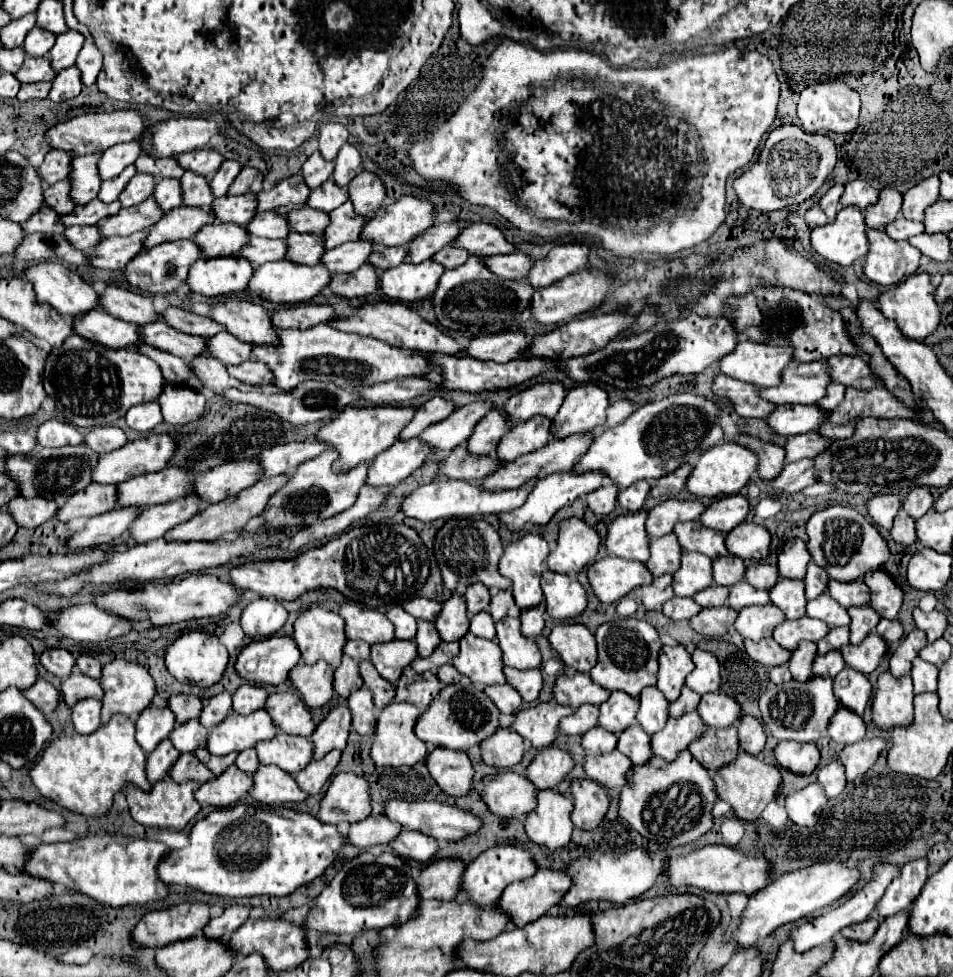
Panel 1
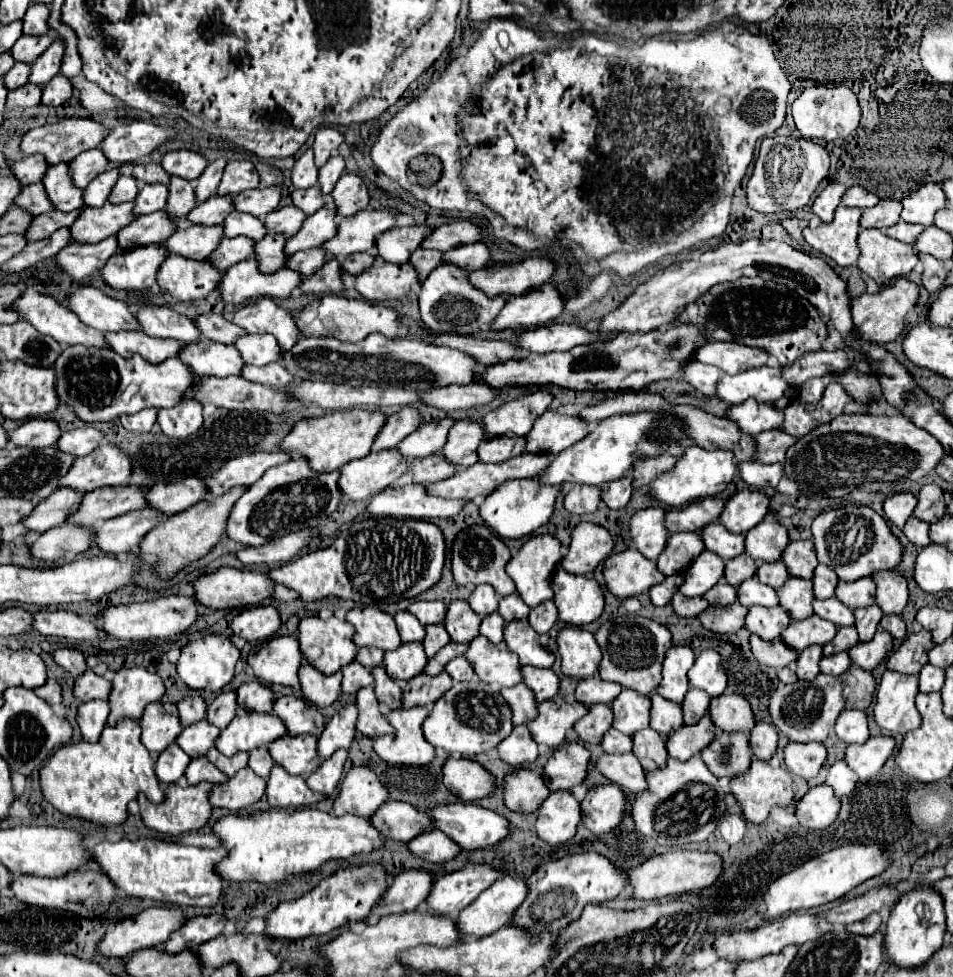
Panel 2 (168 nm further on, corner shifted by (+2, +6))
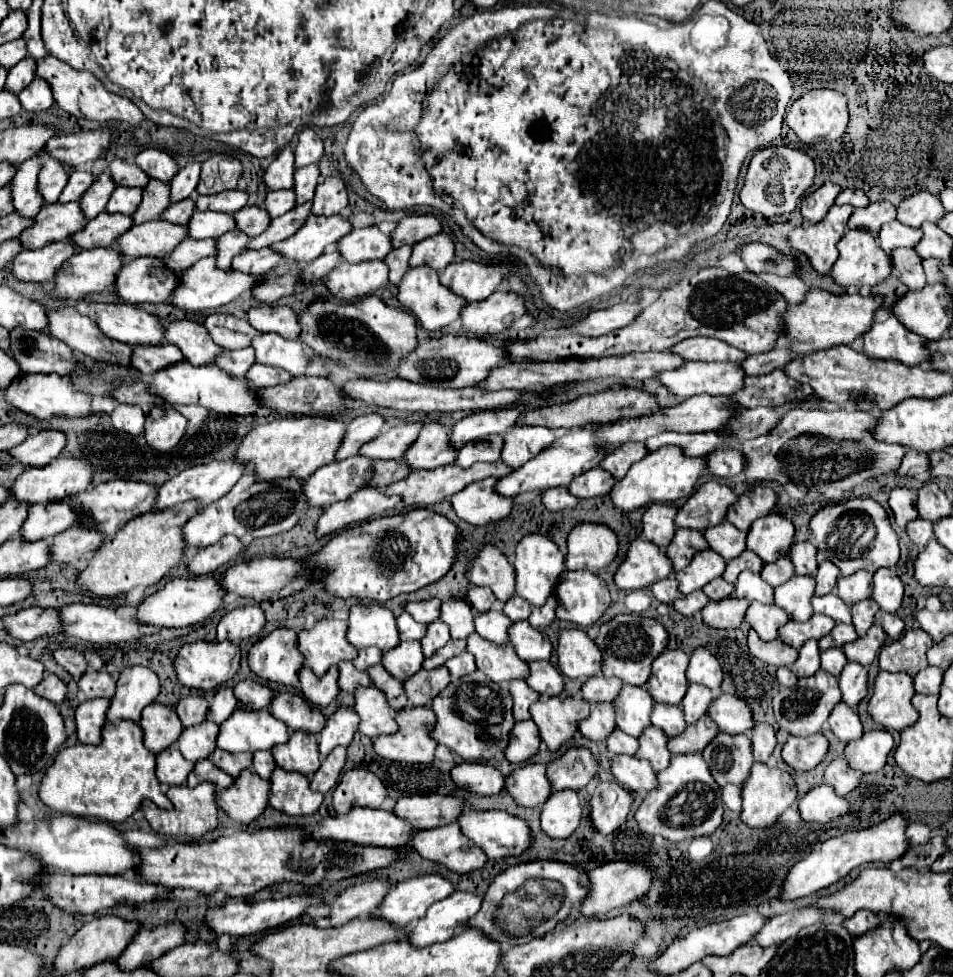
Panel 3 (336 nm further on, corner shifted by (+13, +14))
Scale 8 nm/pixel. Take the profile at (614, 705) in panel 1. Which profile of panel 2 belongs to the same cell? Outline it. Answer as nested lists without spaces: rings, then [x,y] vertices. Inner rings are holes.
[[[623,688],[611,706],[613,728],[633,736],[637,730],[649,726],[649,708],[651,708],[649,696]]]

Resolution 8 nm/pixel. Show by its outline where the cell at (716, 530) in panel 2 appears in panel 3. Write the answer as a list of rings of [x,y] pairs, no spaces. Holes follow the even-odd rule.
[[[724,520],[718,526],[710,526],[710,530],[706,530],[704,536],[706,536],[710,548],[716,550],[726,560],[738,558],[746,550],[746,532],[738,530],[728,520]]]

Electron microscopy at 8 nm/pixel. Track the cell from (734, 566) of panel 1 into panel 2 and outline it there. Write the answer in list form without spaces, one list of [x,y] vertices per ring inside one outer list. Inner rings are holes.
[[[741,554],[725,562],[725,580],[737,588],[745,578],[751,578],[755,570],[757,570],[757,562],[747,554]]]

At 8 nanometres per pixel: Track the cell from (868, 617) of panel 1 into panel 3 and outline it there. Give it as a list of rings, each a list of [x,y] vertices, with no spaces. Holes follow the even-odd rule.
[[[872,598],[862,600],[862,602],[856,602],[852,606],[852,620],[854,620],[854,626],[856,626],[858,636],[864,636],[868,632],[868,628],[874,624],[874,614],[878,610],[880,608],[876,606],[876,602]]]

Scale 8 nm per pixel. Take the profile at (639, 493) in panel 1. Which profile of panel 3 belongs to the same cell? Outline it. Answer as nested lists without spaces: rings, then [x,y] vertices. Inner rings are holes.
[[[596,466],[594,470],[588,470],[586,474],[574,478],[568,490],[576,498],[594,498],[600,494],[608,494],[612,486],[614,486],[614,478],[606,470]]]

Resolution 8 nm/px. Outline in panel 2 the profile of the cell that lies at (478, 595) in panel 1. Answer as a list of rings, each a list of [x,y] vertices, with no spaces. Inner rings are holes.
[[[481,584],[481,586],[477,586],[477,588],[473,590],[473,594],[469,596],[467,602],[469,602],[469,606],[471,606],[479,616],[487,616],[487,614],[491,614],[491,612],[497,610],[499,598],[497,598],[497,592],[493,590],[493,586]]]

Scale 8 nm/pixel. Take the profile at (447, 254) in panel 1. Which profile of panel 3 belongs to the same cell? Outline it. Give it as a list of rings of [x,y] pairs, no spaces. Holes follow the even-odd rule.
[[[402,246],[402,248],[390,250],[390,254],[384,258],[384,262],[388,266],[388,282],[390,284],[396,286],[402,280],[402,274],[408,268],[410,254],[412,254],[412,248],[410,246]]]

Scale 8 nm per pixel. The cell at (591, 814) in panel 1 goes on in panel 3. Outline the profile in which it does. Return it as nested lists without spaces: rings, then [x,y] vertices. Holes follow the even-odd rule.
[[[602,782],[598,784],[592,802],[590,802],[590,816],[592,816],[592,824],[596,826],[598,832],[602,834],[610,834],[614,830],[618,830],[620,826],[624,826],[630,808],[632,808],[632,794],[622,788],[616,782]]]

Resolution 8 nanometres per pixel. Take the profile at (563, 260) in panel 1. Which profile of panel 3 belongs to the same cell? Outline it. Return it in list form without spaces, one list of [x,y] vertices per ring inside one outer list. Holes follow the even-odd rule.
[[[472,260],[452,262],[438,272],[442,286],[450,288],[454,294],[466,298],[466,302],[486,300],[510,274],[508,266],[490,266],[478,264]]]

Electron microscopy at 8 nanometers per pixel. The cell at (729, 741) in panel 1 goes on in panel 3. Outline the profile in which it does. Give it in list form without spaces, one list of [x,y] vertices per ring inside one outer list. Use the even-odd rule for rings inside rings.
[[[720,732],[702,754],[714,780],[720,786],[736,784],[742,788],[754,764],[752,742],[748,734],[730,736]]]

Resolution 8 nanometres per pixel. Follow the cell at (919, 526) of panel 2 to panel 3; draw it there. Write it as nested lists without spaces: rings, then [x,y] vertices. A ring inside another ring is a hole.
[[[918,518],[916,522],[910,522],[908,528],[906,528],[910,540],[920,548],[924,550],[924,546],[934,538],[934,528],[932,528],[932,522],[926,522],[922,518]]]

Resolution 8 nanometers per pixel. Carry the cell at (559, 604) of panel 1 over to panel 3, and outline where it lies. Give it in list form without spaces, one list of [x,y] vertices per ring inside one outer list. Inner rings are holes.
[[[566,570],[556,588],[556,596],[560,600],[556,616],[582,628],[596,624],[612,602],[606,582],[588,570]]]

